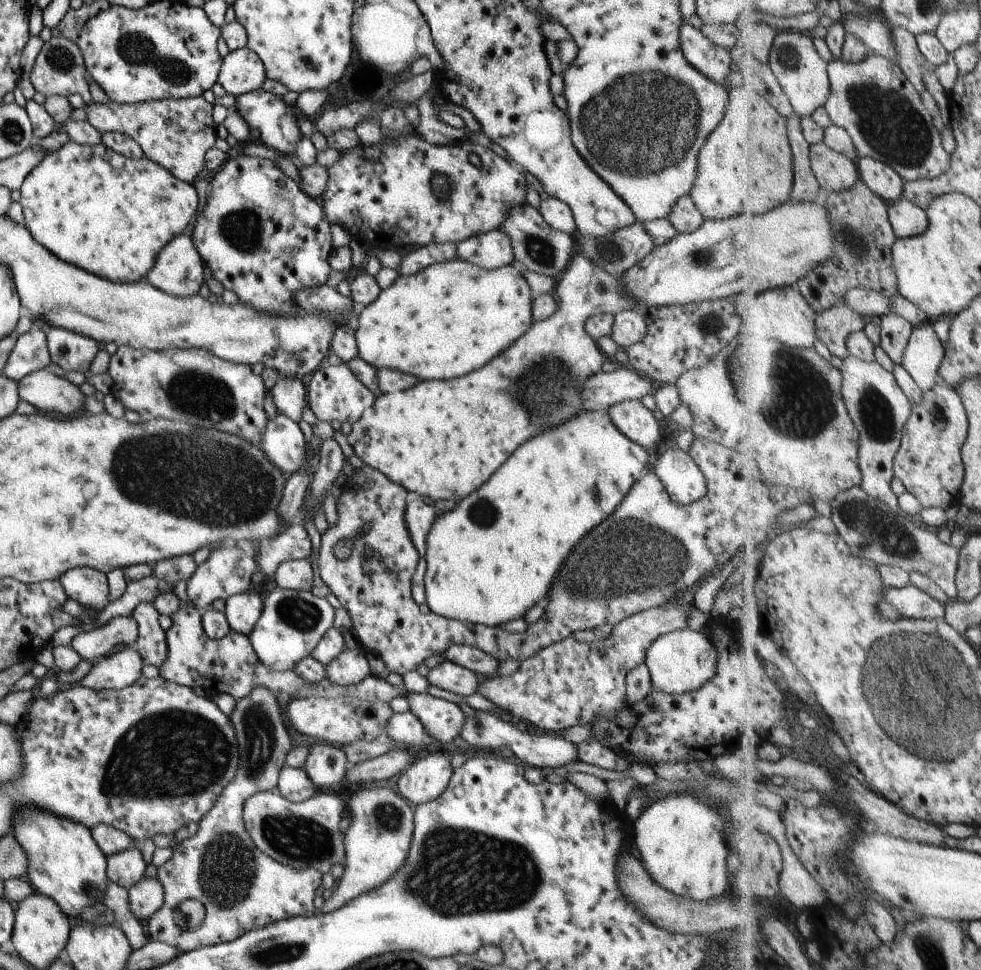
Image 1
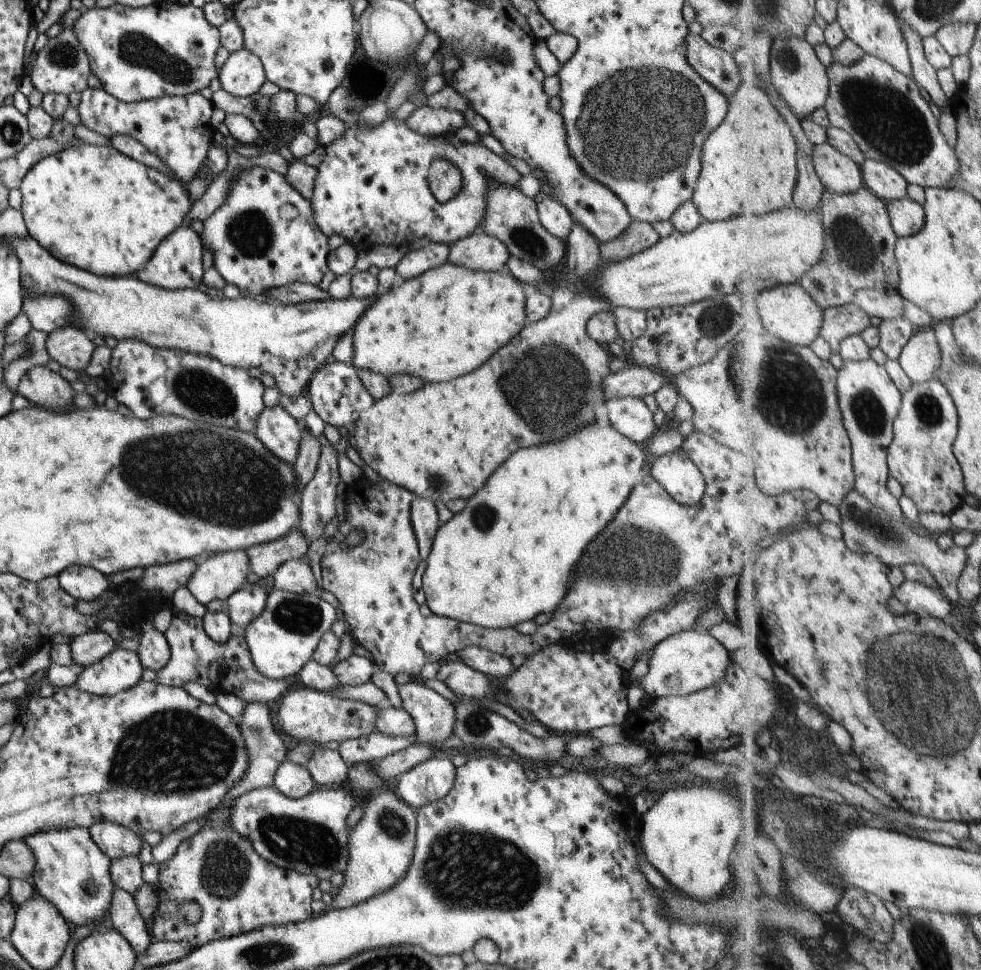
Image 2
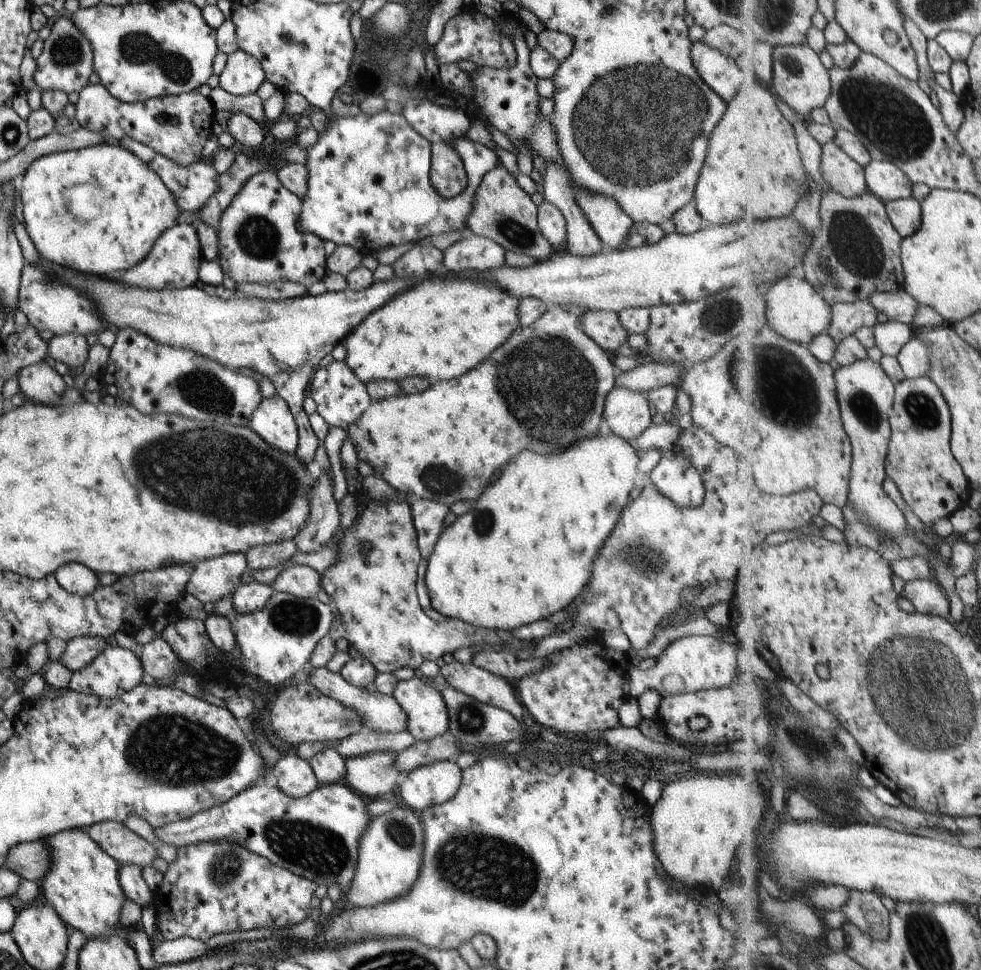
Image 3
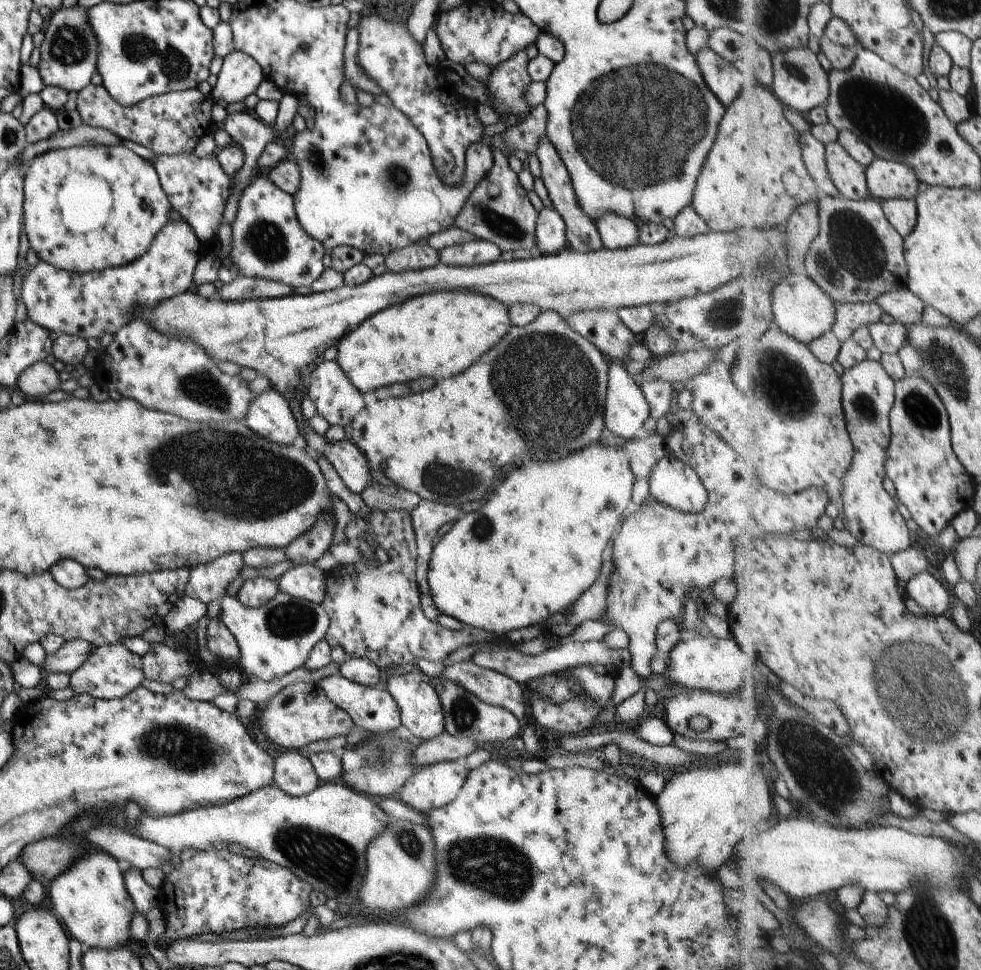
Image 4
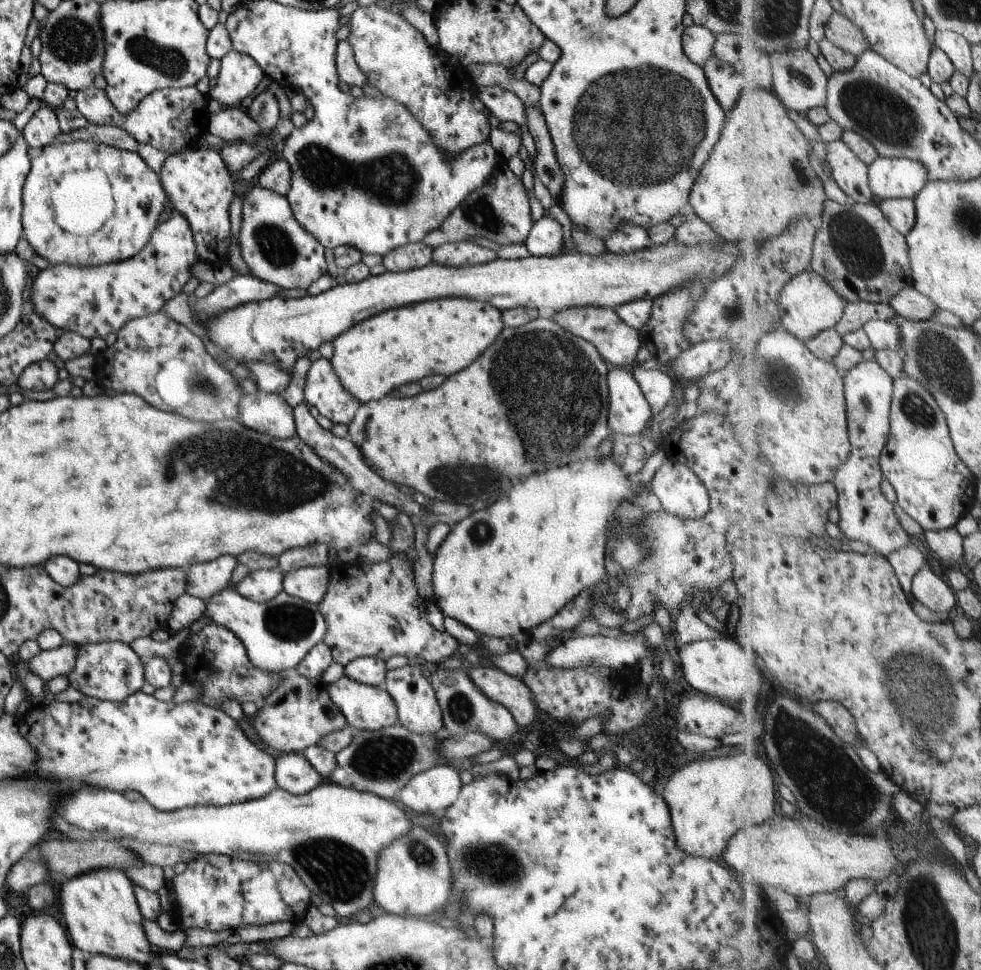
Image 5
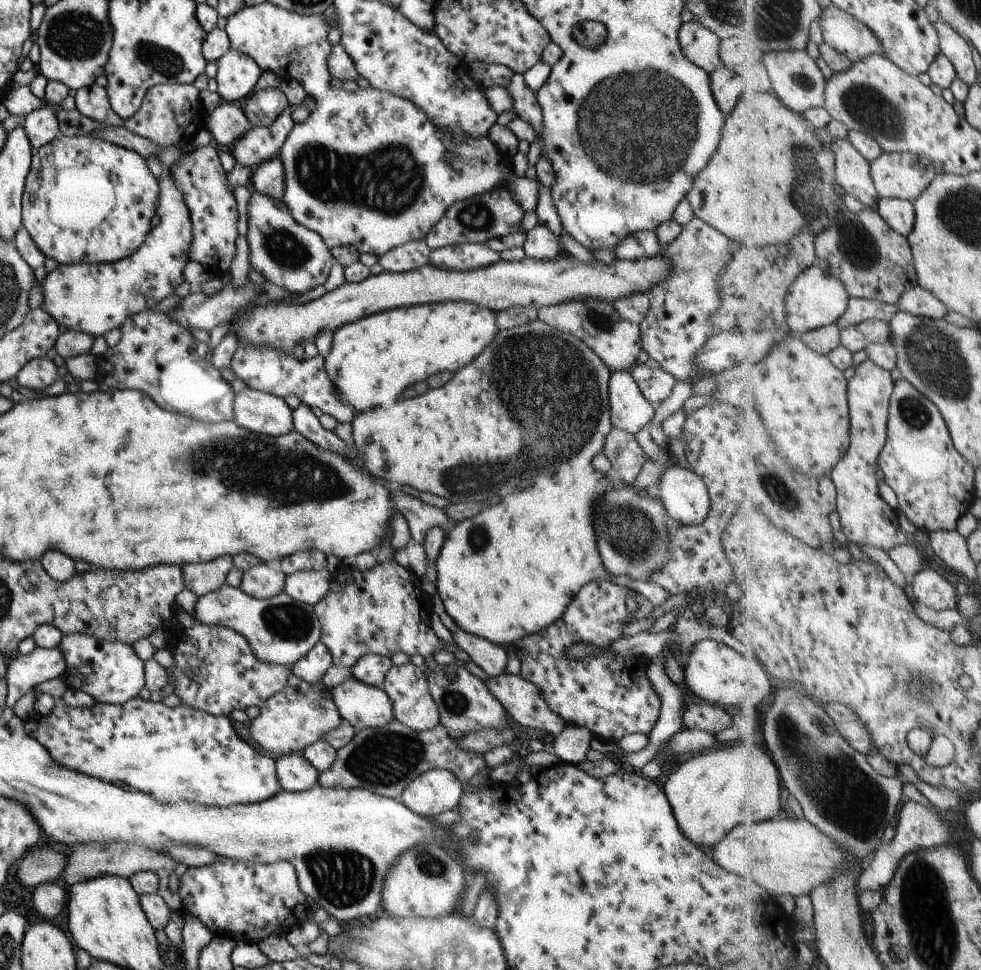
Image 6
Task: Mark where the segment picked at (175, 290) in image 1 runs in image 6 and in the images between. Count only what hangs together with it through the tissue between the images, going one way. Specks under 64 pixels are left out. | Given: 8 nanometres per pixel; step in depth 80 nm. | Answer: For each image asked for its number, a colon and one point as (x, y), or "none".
2: (175, 263)
3: (171, 263)
4: (86, 305)
5: (92, 302)
6: (90, 298)

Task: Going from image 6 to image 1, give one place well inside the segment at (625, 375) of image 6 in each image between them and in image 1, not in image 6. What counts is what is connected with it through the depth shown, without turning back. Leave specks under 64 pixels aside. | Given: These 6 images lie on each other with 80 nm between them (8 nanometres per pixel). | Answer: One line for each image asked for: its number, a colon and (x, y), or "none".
1: (635, 421)
2: (629, 416)
3: (626, 412)
4: (625, 409)
5: (627, 412)

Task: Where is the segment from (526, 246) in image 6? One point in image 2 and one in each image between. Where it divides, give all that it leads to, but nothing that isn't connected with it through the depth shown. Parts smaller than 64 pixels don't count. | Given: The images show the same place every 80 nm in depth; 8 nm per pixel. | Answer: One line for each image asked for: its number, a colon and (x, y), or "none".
2: (554, 217)
3: (550, 223)
4: (549, 232)
5: (544, 237)

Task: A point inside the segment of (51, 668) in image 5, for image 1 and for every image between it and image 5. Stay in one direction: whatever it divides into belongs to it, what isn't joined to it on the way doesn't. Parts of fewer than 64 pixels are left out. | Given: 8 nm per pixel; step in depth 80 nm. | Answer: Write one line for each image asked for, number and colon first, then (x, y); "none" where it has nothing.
1: (118, 630)
2: (87, 648)
3: (78, 652)
4: (69, 658)

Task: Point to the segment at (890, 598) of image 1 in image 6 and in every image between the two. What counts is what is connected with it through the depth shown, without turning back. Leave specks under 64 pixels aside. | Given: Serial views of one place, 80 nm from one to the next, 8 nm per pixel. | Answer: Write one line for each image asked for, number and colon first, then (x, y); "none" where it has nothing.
2: (919, 599)
3: (928, 596)
4: (935, 599)
5: (929, 589)
6: (930, 588)

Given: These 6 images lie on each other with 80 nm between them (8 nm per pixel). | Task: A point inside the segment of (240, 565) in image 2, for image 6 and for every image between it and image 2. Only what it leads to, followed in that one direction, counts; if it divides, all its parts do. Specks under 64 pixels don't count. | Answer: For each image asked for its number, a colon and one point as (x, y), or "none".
3: (214, 580)
4: (207, 583)
5: (203, 580)
6: (200, 578)

